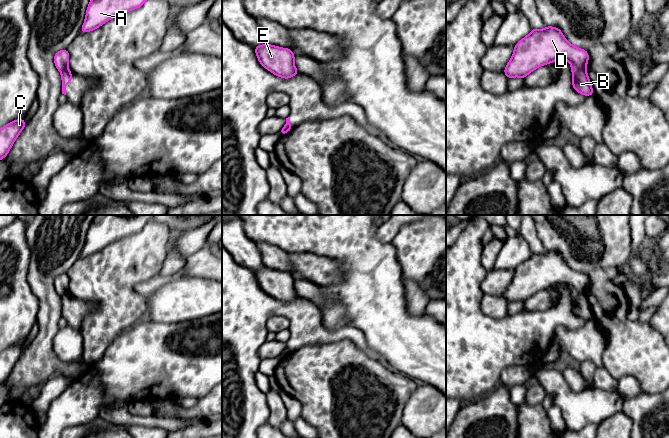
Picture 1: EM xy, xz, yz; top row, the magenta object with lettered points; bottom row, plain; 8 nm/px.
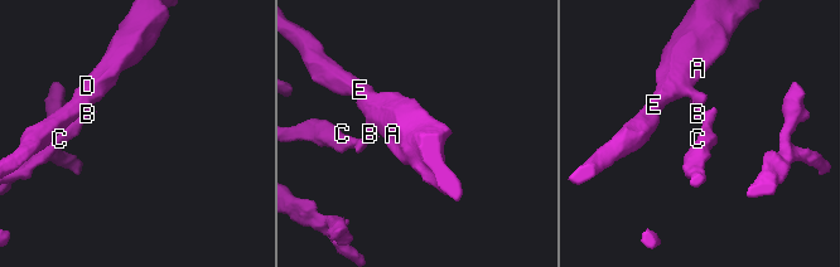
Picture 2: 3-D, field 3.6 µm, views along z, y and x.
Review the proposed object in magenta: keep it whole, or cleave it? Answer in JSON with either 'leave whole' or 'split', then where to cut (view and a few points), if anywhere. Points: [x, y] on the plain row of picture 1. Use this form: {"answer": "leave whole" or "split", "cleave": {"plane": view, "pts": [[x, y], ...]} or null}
{"answer": "split", "cleave": {"plane": "yz", "pts": [[571, 286], [585, 294]]}}

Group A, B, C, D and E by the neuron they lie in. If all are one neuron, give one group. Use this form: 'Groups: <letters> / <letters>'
Groups: A D E / B C

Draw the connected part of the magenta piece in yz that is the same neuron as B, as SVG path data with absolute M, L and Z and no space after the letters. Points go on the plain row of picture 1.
M573 287L570 288L572 293L572 310L580 318L585 320L594 320L594 316L588 301L587 295L578 292Z

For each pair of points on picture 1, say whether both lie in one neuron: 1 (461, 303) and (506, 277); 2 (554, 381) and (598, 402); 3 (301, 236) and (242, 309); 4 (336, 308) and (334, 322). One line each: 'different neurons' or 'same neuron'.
1: different neurons
2: same neuron
3: different neurons
4: same neuron

